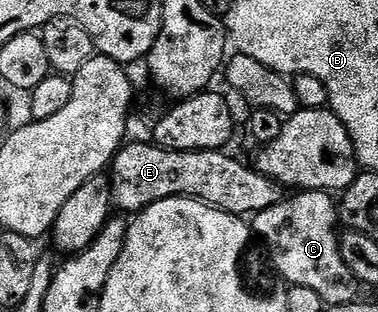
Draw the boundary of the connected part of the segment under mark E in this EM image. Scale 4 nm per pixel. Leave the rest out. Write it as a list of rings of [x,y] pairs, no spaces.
[[[129,140],[127,143],[121,145],[116,156],[112,158],[110,166],[110,180],[112,182],[112,204],[121,214],[124,215],[135,215],[143,211],[146,207],[150,207],[154,203],[158,203],[162,199],[170,199],[171,197],[192,197],[196,201],[204,201],[208,205],[214,206],[215,209],[221,209],[227,213],[233,213],[235,217],[247,218],[249,215],[255,215],[266,211],[266,207],[274,207],[279,201],[282,200],[282,189],[281,186],[277,185],[274,179],[270,179],[266,175],[262,175],[257,171],[251,164],[243,165],[236,157],[231,157],[231,152],[221,151],[215,149],[214,151],[170,151],[164,149],[161,145],[155,143],[149,143],[147,140],[144,141],[132,141]]]

